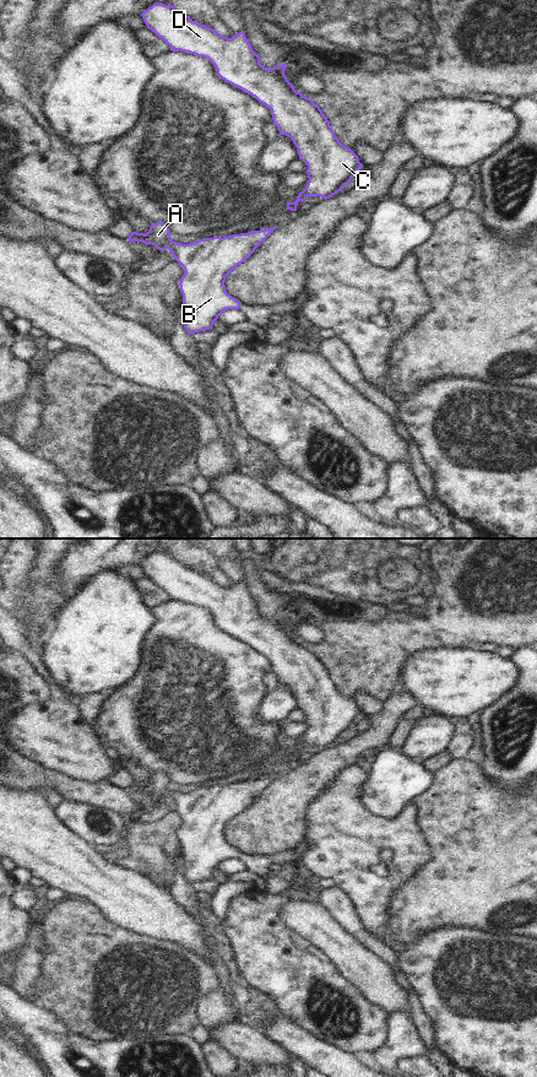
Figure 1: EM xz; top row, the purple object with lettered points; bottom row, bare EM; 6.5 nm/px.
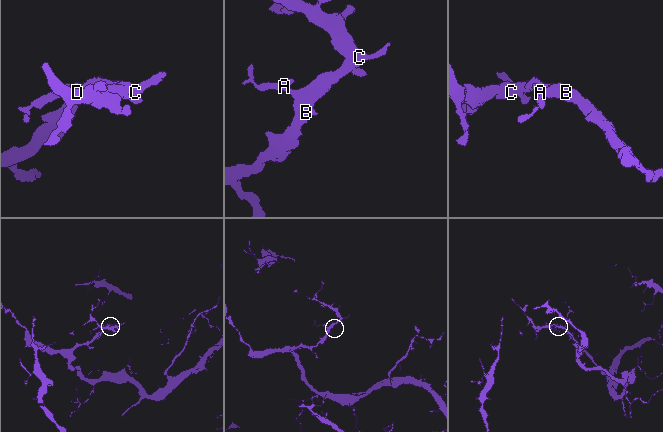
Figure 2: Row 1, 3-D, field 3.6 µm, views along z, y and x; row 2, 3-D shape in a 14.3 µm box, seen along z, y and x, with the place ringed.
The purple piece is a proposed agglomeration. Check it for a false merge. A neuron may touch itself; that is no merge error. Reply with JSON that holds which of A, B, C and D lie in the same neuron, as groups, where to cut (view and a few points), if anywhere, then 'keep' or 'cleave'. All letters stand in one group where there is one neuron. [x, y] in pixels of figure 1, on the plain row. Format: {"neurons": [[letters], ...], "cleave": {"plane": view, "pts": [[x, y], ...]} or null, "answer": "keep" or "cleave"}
{"neurons": [["A", "B", "C", "D"]], "cleave": null, "answer": "keep"}

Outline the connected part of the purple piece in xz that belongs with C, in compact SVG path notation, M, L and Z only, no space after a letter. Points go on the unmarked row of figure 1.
M154 552L141 565L147 578L162 588L170 600L208 608L222 629L271 659L280 684L293 691L299 709L308 715L305 722L309 731L297 749L287 753L287 759L297 761L298 752L308 746L330 748L363 718L358 705L340 692L320 656L297 642L287 629L287 613L264 617L244 580L232 588L223 586L170 553Z

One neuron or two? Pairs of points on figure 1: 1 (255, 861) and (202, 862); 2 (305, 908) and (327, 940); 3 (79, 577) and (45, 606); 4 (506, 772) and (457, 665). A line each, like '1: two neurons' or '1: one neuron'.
1: one neuron
2: one neuron
3: two neurons
4: two neurons

